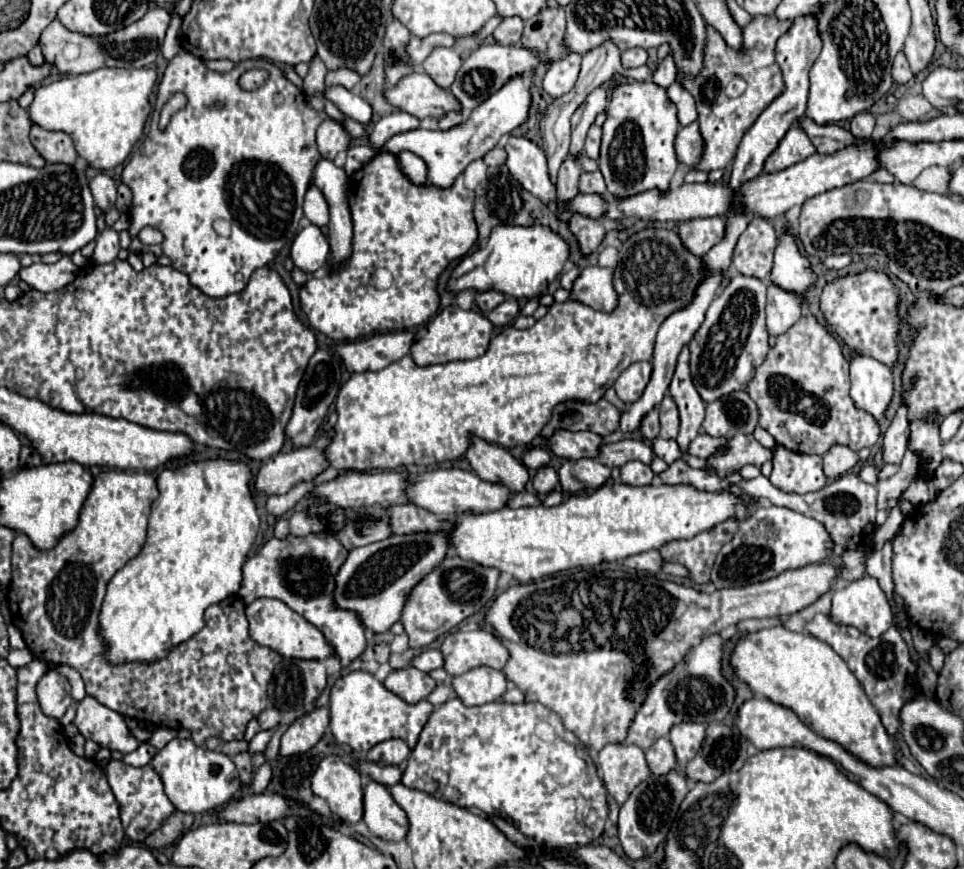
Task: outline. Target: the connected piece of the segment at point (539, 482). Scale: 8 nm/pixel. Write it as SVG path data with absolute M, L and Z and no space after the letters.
M542 466L536 472L536 476L532 478L532 484L534 484L534 490L538 494L542 494L542 496L550 494L552 490L558 488L558 474L556 474L556 470L552 466Z

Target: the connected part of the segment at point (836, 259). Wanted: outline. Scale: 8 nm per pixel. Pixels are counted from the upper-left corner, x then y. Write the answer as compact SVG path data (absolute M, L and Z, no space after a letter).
M842 254L842 256L828 256L826 260L824 260L824 266L828 268L828 270L842 270L844 266L848 266L852 262L852 258L848 256L848 254Z

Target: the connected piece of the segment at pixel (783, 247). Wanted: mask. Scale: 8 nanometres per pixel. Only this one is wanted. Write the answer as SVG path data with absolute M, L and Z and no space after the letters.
M788 233L782 234L775 249L770 282L792 292L806 292L816 282L808 258L798 252L794 238L788 236Z

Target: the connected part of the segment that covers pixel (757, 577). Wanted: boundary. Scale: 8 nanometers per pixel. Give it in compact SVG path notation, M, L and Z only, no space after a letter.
M758 508L750 514L748 520L740 524L734 538L718 552L710 580L716 588L746 586L778 576L790 568L802 568L814 562L822 562L830 558L832 552L834 542L818 520L790 508Z

